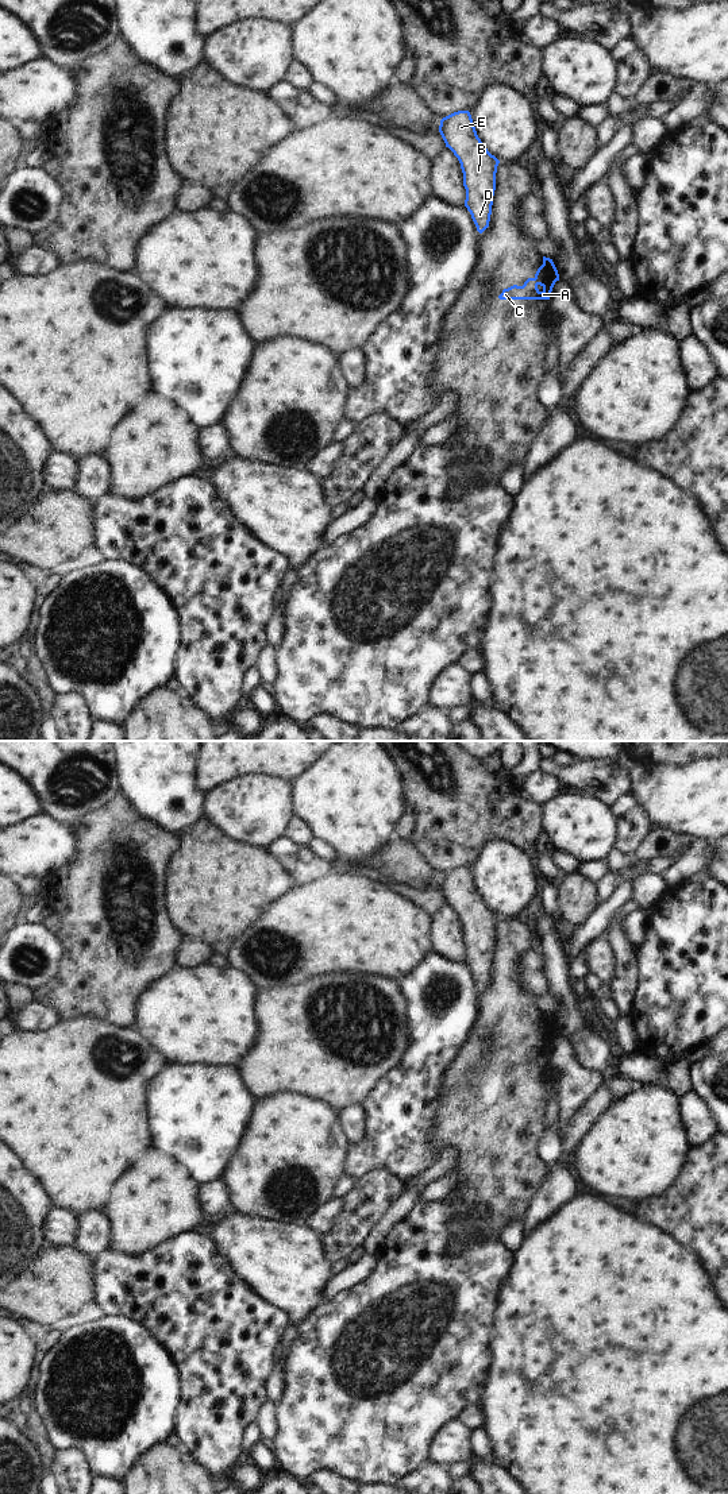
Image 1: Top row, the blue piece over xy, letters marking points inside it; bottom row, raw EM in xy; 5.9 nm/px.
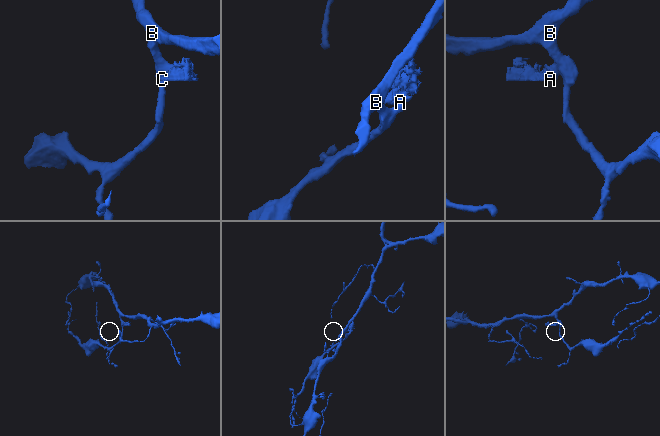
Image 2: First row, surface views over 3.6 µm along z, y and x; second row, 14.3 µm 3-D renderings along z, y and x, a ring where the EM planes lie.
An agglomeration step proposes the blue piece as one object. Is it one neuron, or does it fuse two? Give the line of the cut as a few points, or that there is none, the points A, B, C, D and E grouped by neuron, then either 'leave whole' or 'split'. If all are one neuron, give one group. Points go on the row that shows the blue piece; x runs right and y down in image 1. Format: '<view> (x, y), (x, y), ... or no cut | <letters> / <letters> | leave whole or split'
xy (543, 263), (554, 267) | A C / B D E | split

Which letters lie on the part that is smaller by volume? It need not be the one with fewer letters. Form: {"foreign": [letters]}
{"foreign": ["A", "C"]}

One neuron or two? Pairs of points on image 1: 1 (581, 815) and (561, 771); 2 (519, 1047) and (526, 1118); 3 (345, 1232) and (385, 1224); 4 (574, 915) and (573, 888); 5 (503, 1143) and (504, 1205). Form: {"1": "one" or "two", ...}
{"1": "two", "2": "one", "3": "two", "4": "one", "5": "one"}

